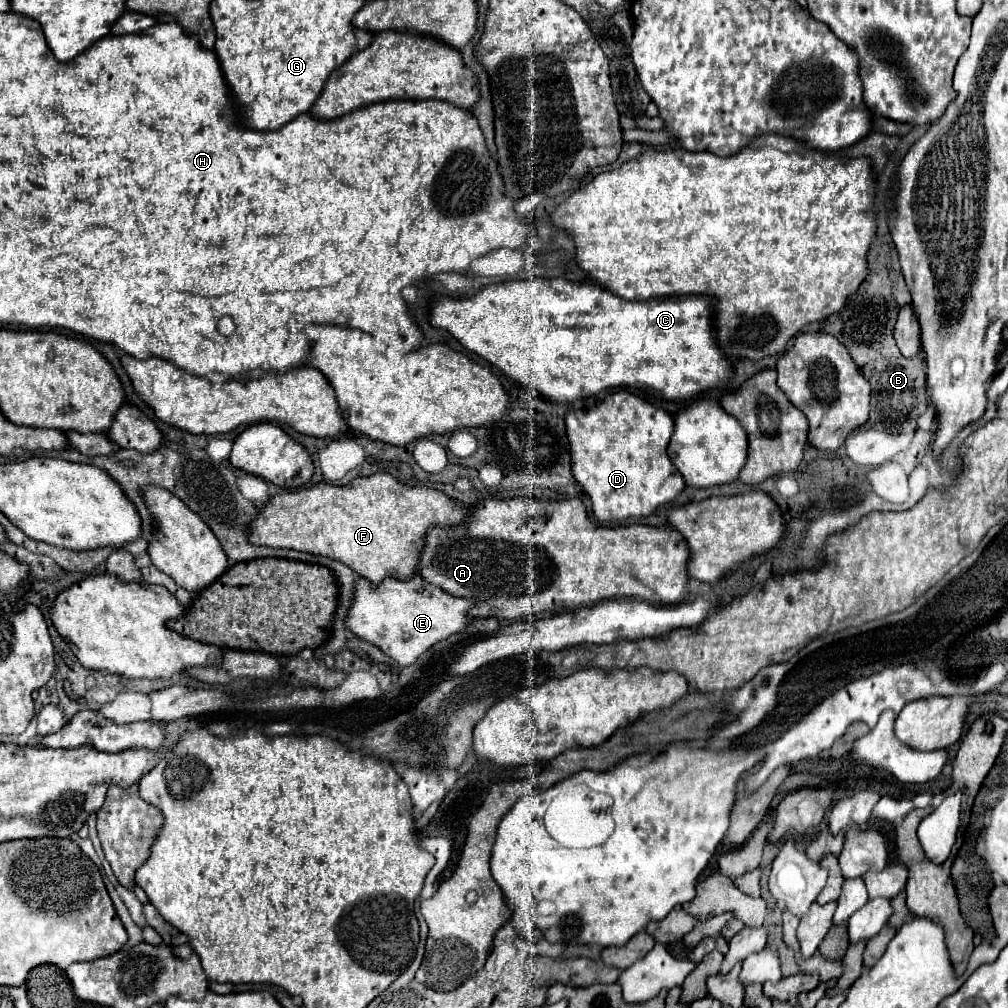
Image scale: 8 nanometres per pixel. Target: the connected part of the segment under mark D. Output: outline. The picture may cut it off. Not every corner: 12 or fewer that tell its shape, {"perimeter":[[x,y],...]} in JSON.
{"perimeter":[[626,390],[566,412],[572,474],[600,522],[684,490],[674,420]]}

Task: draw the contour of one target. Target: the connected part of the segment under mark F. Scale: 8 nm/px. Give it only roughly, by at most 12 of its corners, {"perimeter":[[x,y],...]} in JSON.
{"perimeter":[[392,474],[270,496],[248,542],[416,574],[468,510]]}

